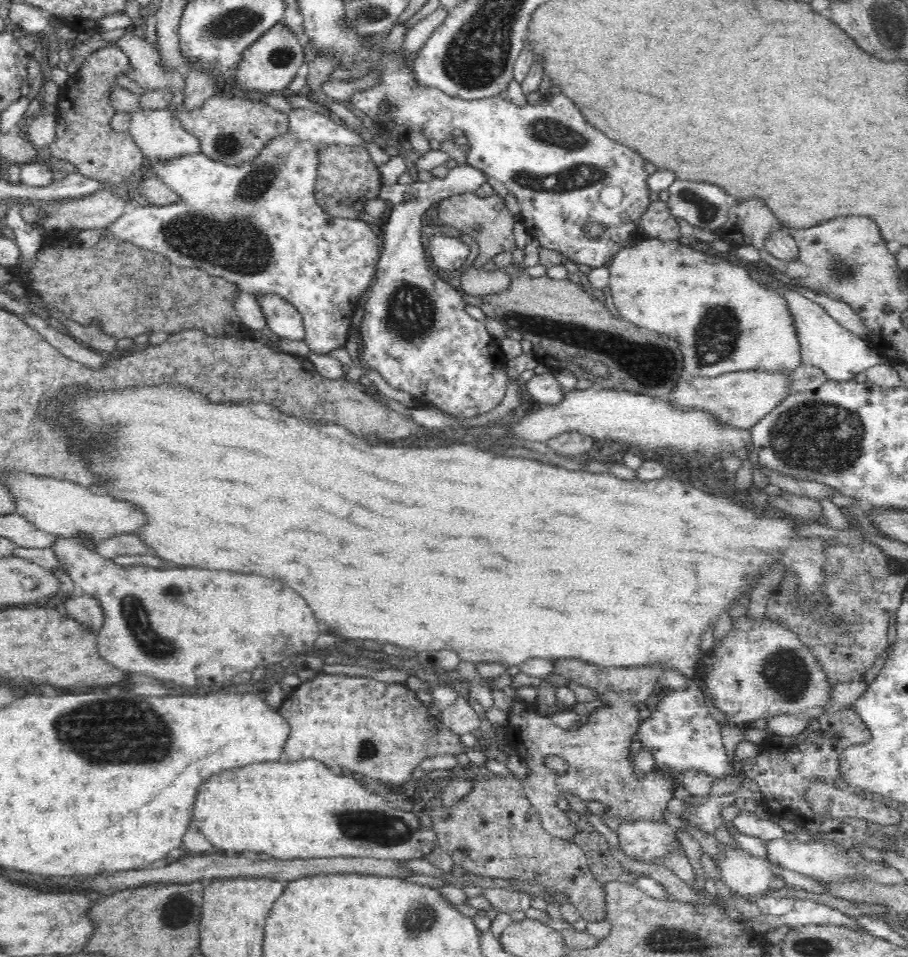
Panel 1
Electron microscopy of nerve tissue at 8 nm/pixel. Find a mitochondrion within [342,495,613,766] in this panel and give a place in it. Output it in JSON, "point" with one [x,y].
{"point":[365,748]}

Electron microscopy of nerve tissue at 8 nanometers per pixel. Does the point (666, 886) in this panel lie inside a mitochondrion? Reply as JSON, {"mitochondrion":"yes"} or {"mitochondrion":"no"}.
{"mitochondrion":"no"}

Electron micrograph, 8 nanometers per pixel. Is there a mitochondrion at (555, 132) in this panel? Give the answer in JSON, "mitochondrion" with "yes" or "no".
{"mitochondrion":"yes"}

